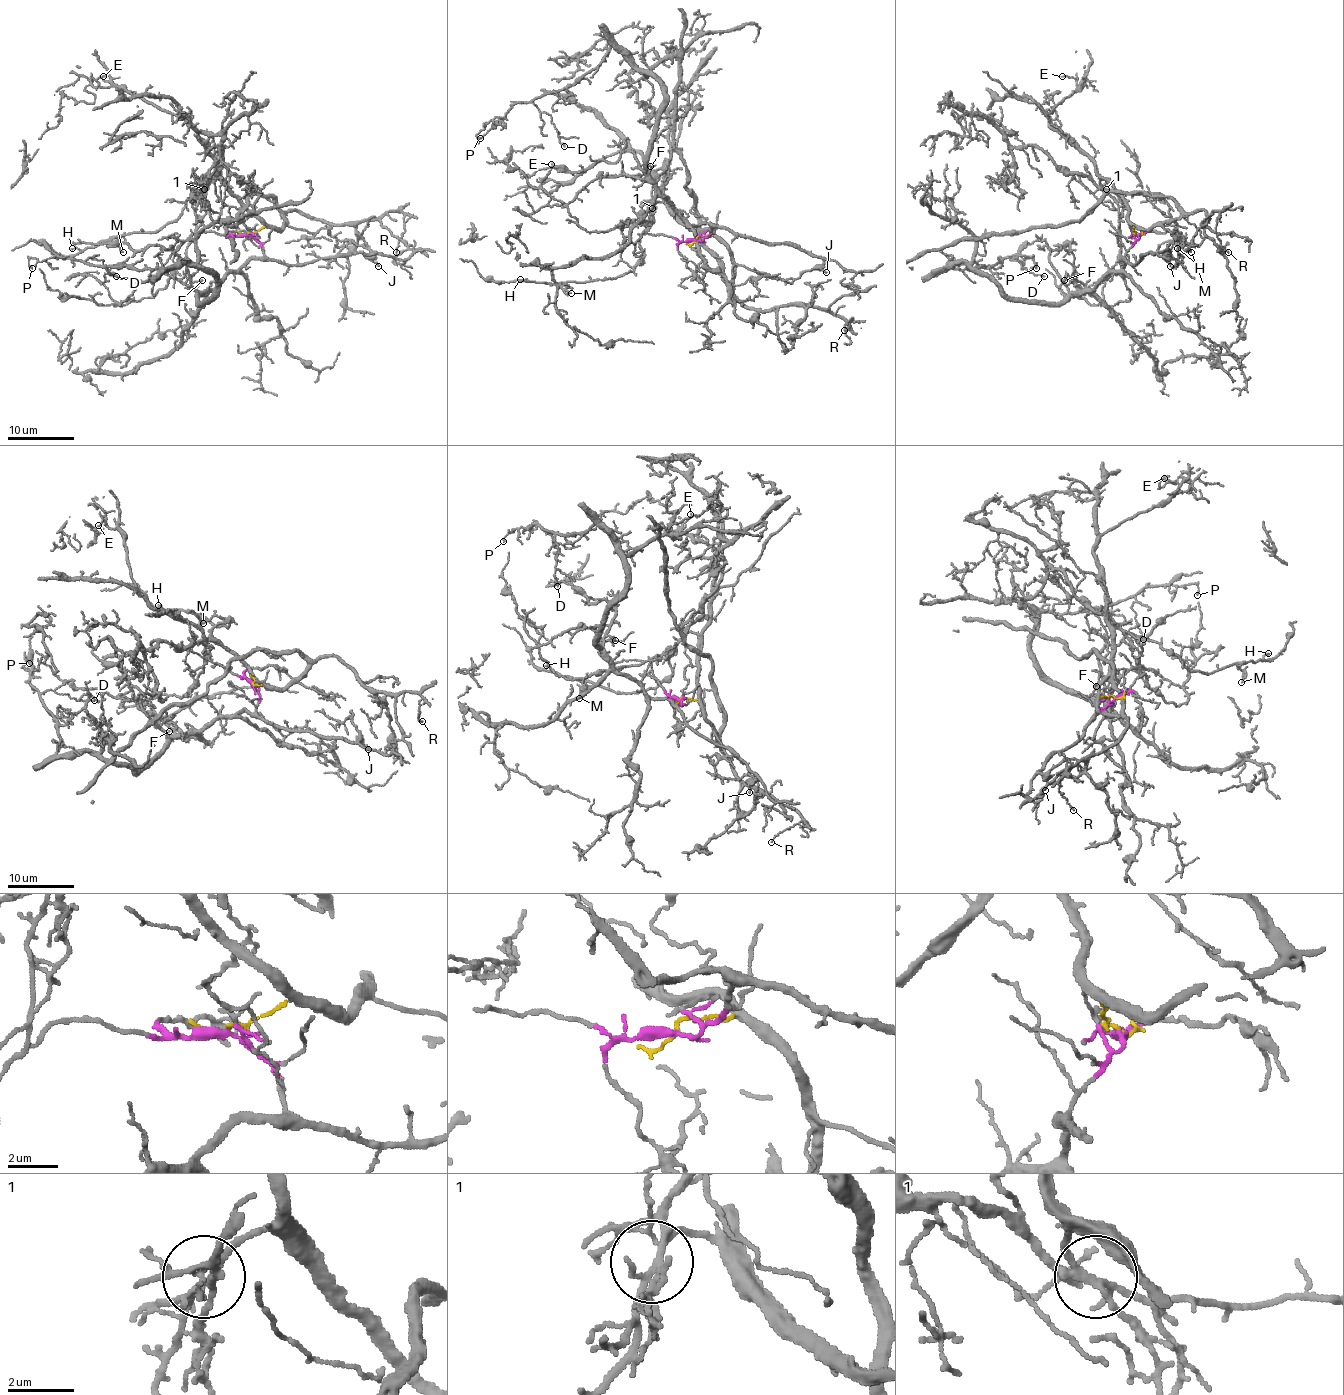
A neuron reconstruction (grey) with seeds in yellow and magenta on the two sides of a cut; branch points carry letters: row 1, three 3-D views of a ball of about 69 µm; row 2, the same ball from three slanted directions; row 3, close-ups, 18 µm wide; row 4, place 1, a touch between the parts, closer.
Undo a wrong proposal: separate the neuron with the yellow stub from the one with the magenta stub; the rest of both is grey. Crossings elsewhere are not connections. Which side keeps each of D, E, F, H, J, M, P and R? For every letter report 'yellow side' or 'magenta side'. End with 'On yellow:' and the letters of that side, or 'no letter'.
D: magenta side
E: yellow side
F: magenta side
H: yellow side
J: magenta side
M: yellow side
P: magenta side
R: yellow side
On yellow: E, H, M, R

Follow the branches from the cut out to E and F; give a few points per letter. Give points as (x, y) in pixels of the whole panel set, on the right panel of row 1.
E: (1138, 235), (1128, 219), (1128, 204), (1095, 164), (1050, 126), (1050, 112), (1080, 86), (1061, 76)
F: (1138, 235), (1122, 258), (1123, 265), (1117, 271), (1110, 271), (1090, 290), (1070, 291), (1065, 280)

